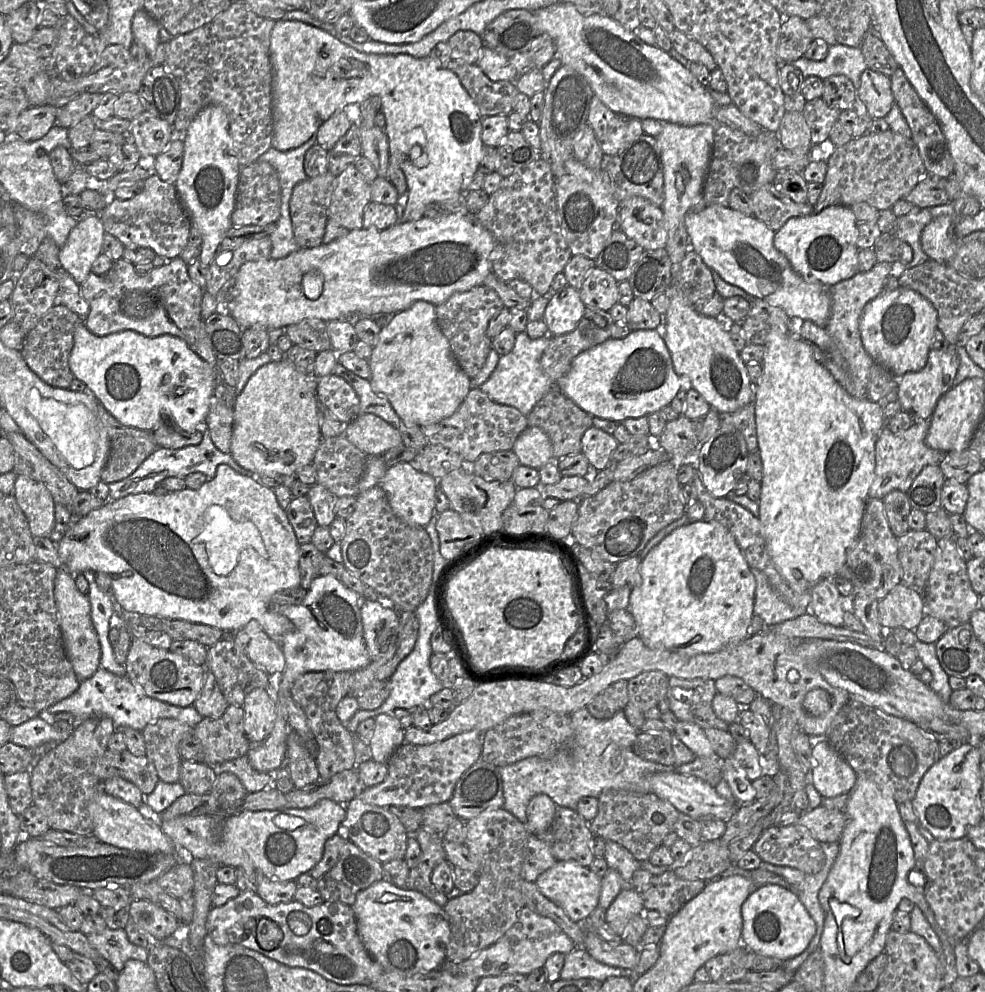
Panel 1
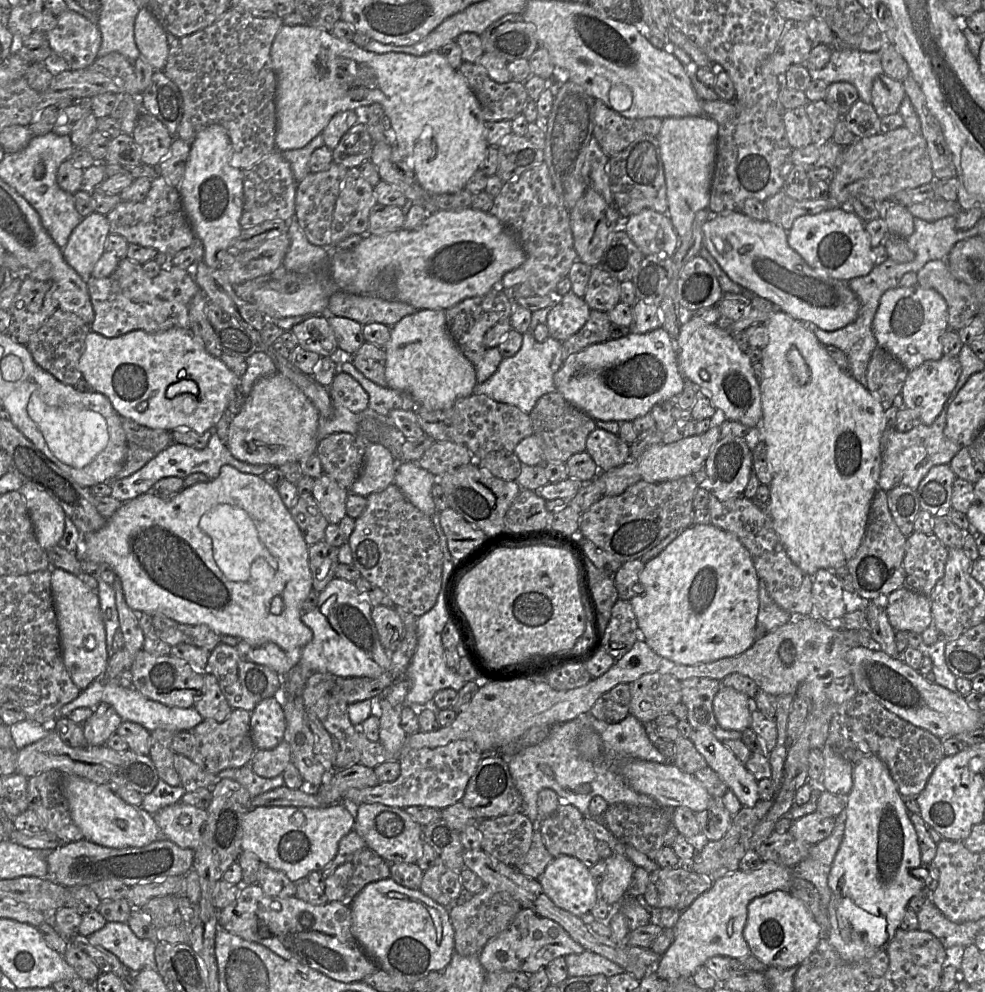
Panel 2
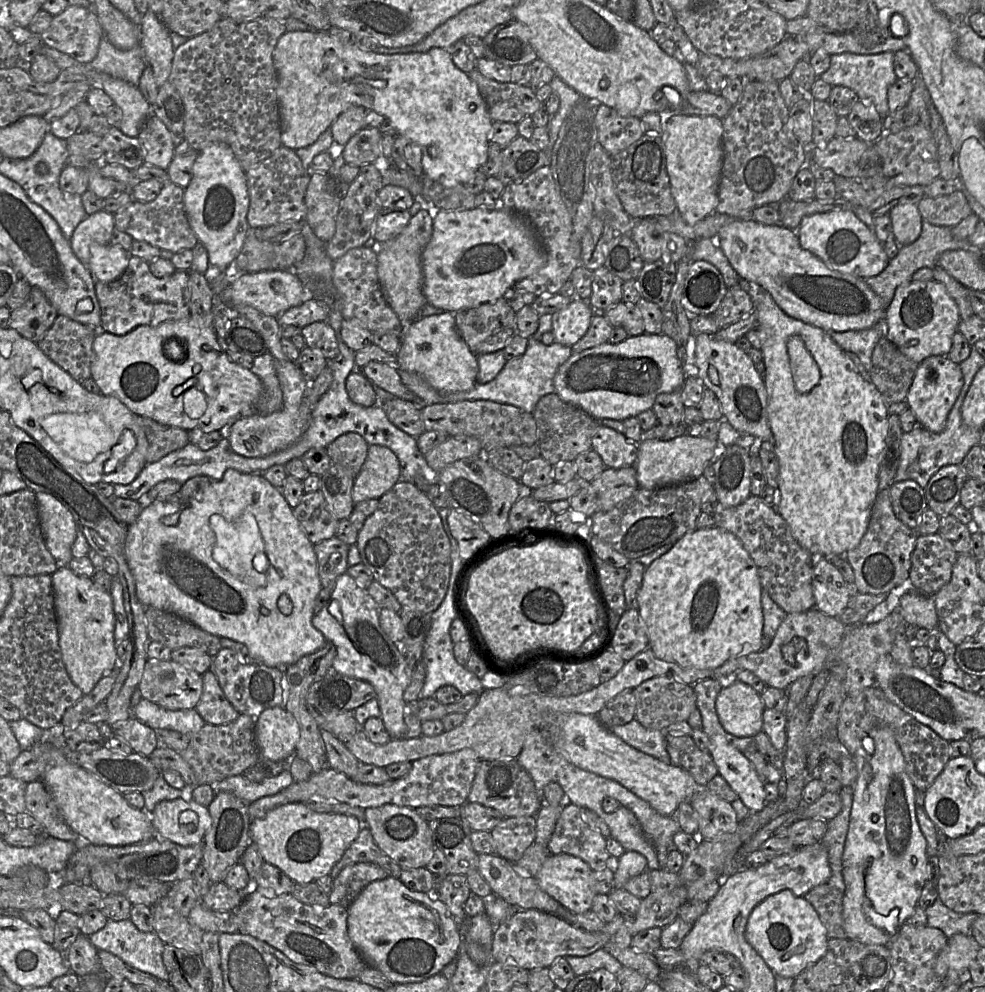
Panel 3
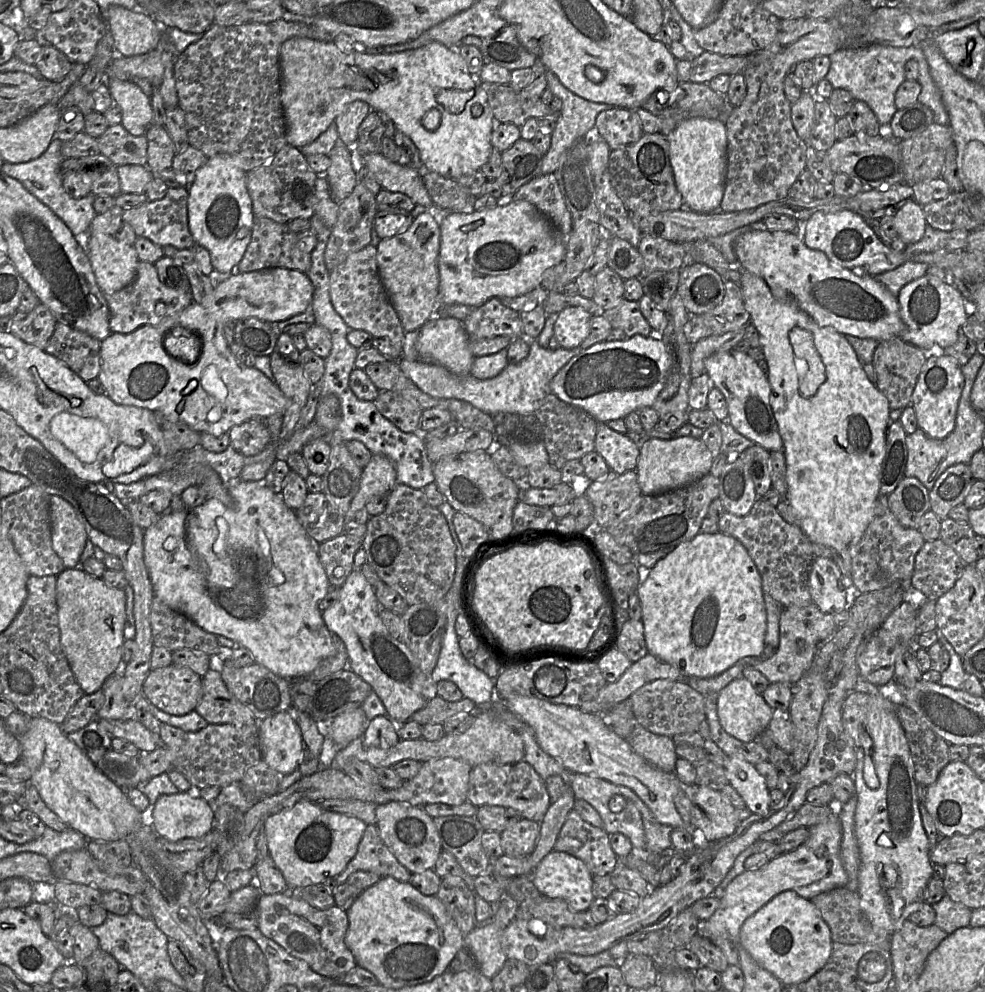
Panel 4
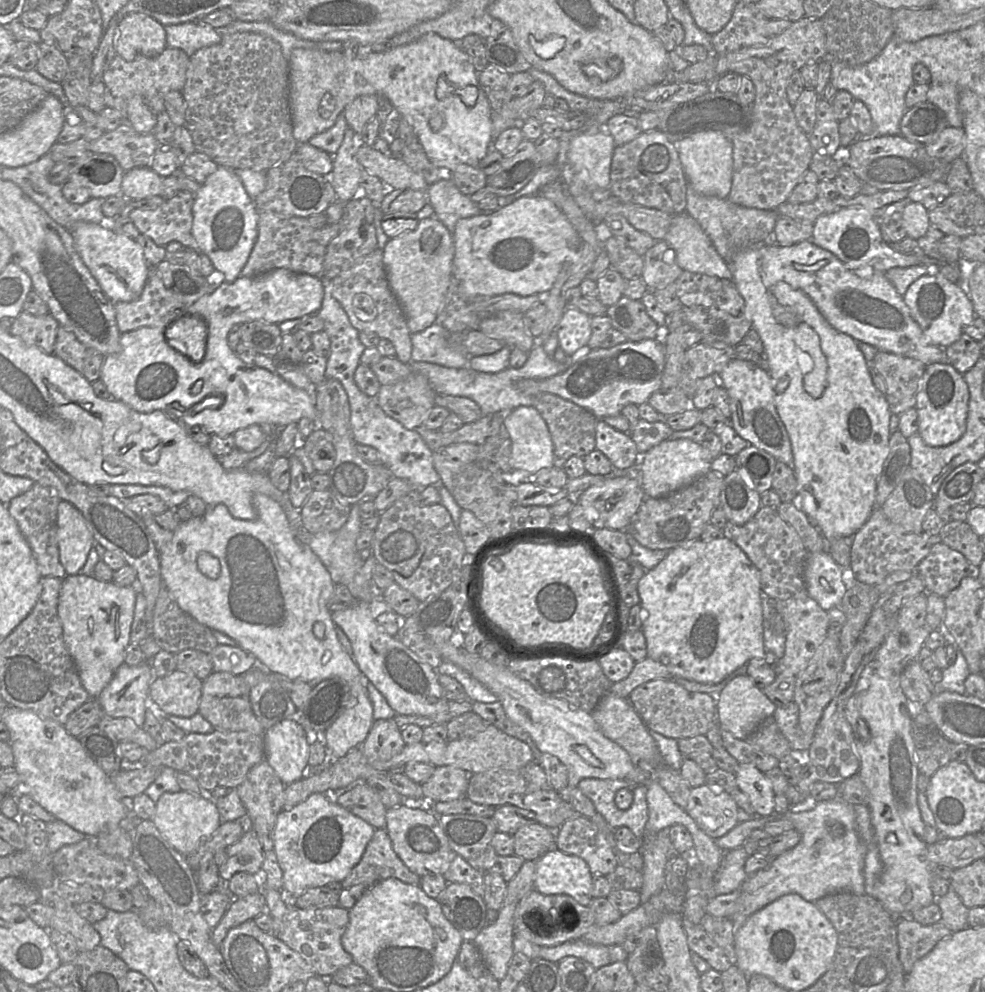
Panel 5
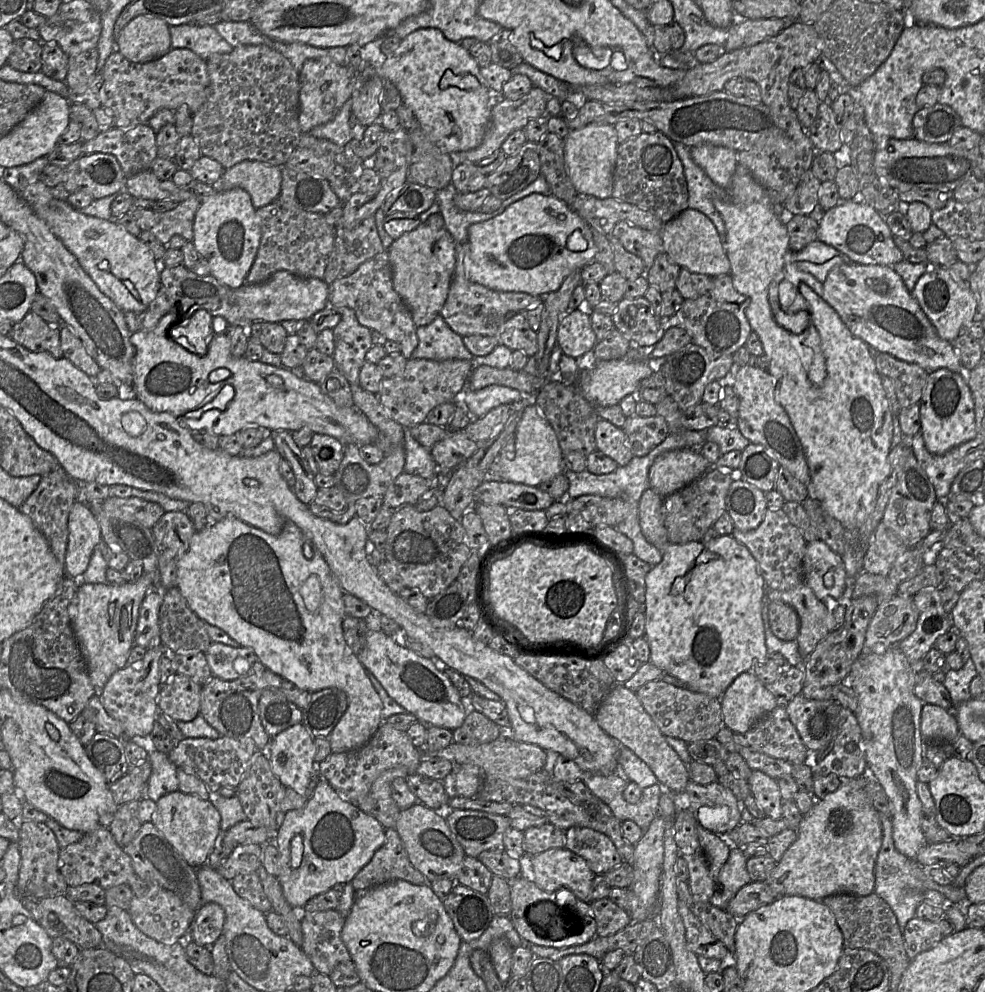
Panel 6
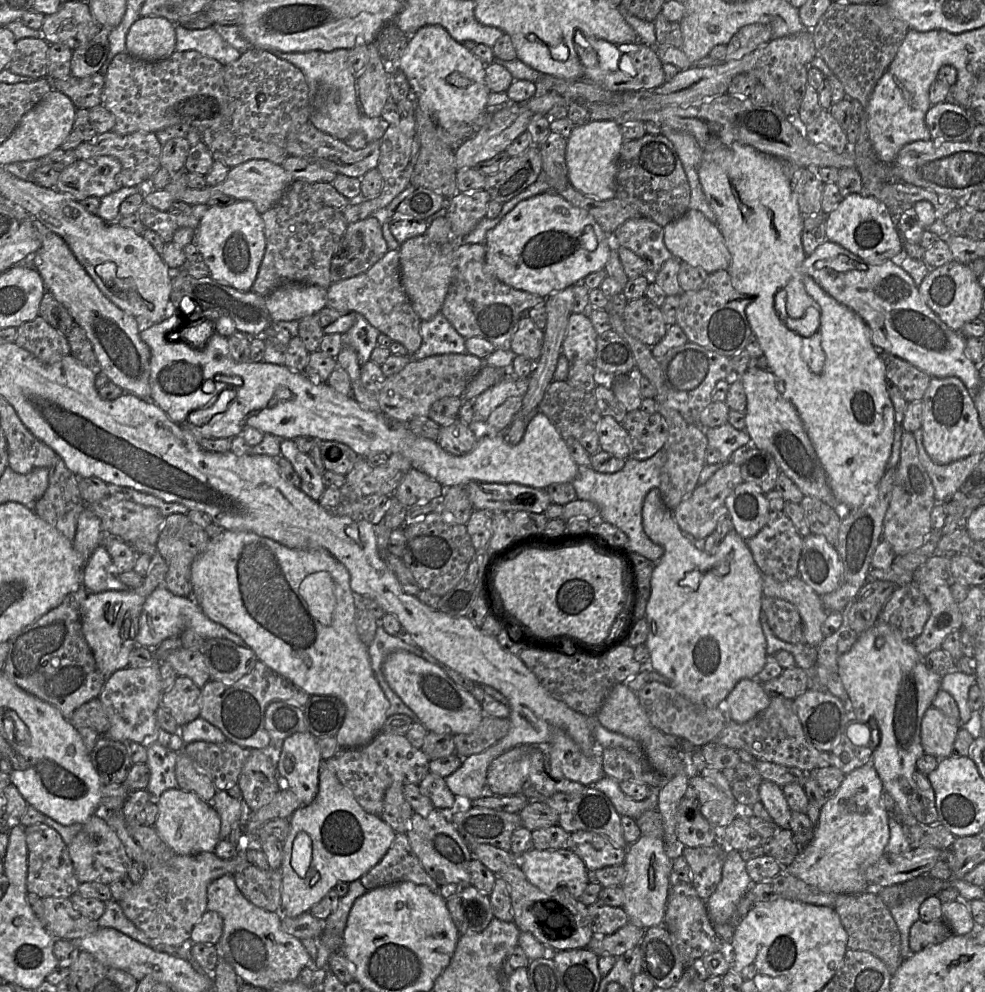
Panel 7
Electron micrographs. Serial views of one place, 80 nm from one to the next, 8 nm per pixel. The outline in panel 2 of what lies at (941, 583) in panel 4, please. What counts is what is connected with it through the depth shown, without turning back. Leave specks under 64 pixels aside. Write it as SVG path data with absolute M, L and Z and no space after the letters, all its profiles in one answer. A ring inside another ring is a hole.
M914 531L905 544L905 586L929 597L944 575L947 556L948 547L934 533Z

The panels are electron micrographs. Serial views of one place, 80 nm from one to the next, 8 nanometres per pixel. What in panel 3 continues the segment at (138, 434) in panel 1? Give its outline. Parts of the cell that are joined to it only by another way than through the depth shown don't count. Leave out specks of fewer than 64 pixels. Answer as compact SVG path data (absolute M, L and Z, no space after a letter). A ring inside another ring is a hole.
M134 415L134 422L142 427L149 442L146 454L147 464L156 462L170 452L190 443L188 430L161 424L139 415Z

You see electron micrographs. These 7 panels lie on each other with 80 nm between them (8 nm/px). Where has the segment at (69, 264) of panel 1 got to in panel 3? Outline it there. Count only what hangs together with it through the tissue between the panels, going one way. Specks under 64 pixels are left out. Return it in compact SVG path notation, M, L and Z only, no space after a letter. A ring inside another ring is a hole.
M103 210L87 216L74 230L70 241L76 257L88 267L90 246L93 242L106 246L110 244L115 229L114 215Z

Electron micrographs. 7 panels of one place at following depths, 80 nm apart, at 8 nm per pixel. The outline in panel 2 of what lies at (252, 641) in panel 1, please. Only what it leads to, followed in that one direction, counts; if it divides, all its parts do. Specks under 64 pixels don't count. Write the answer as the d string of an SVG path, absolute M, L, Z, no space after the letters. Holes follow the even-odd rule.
M239 640L235 648L245 660L267 666L280 676L285 676L300 661L300 650L285 652L272 642L253 646L245 640Z

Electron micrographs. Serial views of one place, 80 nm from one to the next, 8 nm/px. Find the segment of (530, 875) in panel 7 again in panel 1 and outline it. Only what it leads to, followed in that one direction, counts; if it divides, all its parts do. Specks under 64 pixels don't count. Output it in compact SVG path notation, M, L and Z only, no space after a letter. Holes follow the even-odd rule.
M567 860L557 861L537 878L535 884L541 893L562 908L572 921L583 924L599 904L602 879L577 861Z

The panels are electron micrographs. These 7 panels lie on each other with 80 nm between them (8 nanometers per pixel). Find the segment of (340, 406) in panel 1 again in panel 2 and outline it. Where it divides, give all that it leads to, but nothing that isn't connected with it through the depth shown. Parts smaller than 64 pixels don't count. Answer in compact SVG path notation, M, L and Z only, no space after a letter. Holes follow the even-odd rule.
M337 373L328 391L334 406L343 406L353 413L359 413L368 408L368 393L355 378L347 373Z

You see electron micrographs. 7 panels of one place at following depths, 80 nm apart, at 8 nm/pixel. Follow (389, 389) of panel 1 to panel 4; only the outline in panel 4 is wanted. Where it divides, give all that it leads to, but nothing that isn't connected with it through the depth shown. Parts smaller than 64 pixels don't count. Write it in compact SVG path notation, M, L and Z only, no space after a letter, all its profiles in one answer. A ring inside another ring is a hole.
M435 316L420 329L416 341L416 350L421 361L440 365L456 375L468 375L474 356L468 347L468 335L460 320L449 316Z

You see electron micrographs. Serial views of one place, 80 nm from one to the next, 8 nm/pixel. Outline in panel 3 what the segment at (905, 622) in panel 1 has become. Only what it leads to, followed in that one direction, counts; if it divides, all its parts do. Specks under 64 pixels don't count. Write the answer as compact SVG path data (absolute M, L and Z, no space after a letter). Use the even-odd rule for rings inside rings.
M915 590L908 591L900 597L899 610L909 625L927 630L938 627L938 617L932 597L921 595Z

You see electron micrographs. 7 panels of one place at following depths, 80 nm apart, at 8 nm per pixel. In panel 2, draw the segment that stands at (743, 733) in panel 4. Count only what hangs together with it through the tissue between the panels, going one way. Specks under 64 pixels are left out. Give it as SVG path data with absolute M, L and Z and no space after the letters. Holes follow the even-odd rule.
M721 687L713 699L715 718L726 730L750 728L752 710L752 699L731 687Z

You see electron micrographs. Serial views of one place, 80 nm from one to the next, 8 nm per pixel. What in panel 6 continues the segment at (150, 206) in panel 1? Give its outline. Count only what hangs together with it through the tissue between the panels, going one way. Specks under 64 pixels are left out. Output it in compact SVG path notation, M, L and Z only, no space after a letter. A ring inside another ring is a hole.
M194 195L166 212L137 207L131 214L142 231L149 231L165 246L174 235L193 243L193 224L200 204L200 198Z

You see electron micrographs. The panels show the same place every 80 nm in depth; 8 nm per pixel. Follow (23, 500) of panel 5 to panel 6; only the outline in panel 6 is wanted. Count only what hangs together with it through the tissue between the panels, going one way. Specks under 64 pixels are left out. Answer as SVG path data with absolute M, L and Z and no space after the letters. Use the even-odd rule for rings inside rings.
M63 468L42 476L37 488L18 508L28 516L34 526L48 541L56 559L64 564L68 544L68 517L73 504L78 501L79 483L72 479Z

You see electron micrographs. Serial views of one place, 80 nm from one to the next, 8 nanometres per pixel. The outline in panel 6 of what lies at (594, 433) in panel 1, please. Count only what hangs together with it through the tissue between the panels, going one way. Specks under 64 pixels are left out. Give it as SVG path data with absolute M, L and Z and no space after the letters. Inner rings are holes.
M598 420L595 439L597 450L612 458L619 466L627 465L634 457L624 430L607 420Z

